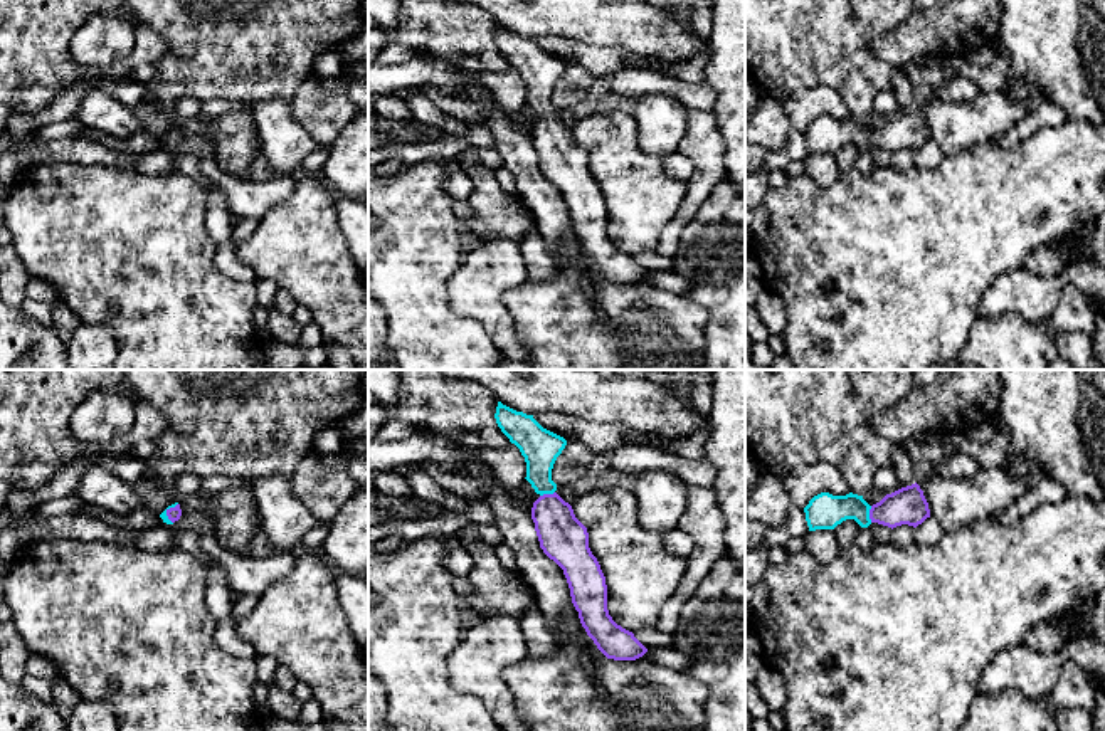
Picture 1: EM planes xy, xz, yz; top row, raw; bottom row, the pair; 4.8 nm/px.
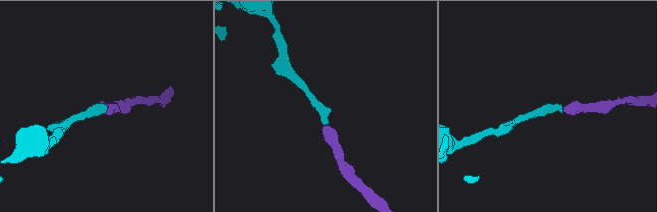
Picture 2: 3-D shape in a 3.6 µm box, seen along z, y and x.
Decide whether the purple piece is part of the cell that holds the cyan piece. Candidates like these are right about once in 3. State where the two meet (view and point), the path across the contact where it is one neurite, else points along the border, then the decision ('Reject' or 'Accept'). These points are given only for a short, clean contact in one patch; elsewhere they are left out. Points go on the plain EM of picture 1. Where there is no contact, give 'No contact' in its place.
Touches cyan at yz (868, 138). Path across: yz (824, 135), (868, 138), (909, 130). Accept

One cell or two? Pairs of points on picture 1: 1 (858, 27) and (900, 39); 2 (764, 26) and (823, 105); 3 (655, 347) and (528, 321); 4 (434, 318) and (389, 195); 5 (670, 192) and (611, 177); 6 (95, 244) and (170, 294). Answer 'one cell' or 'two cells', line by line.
1: two cells
2: two cells
3: one cell
4: one cell
5: one cell
6: one cell

